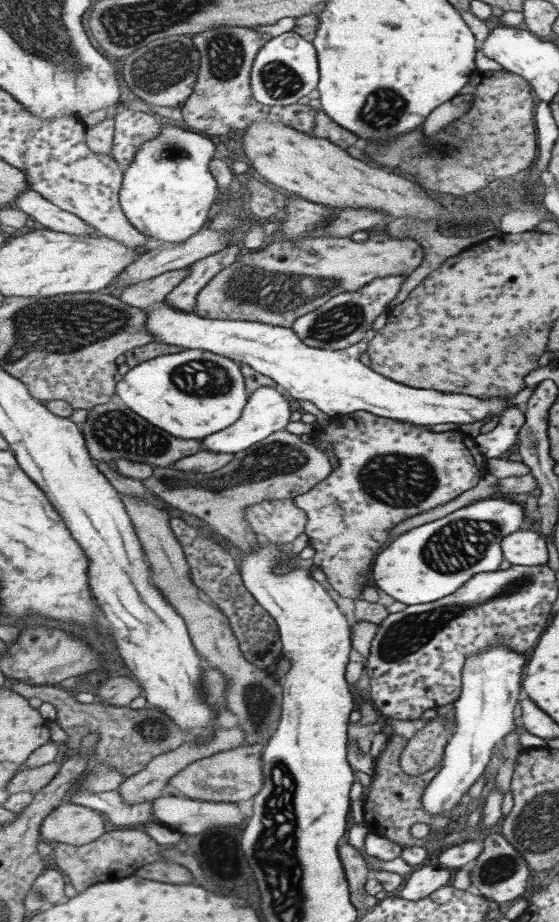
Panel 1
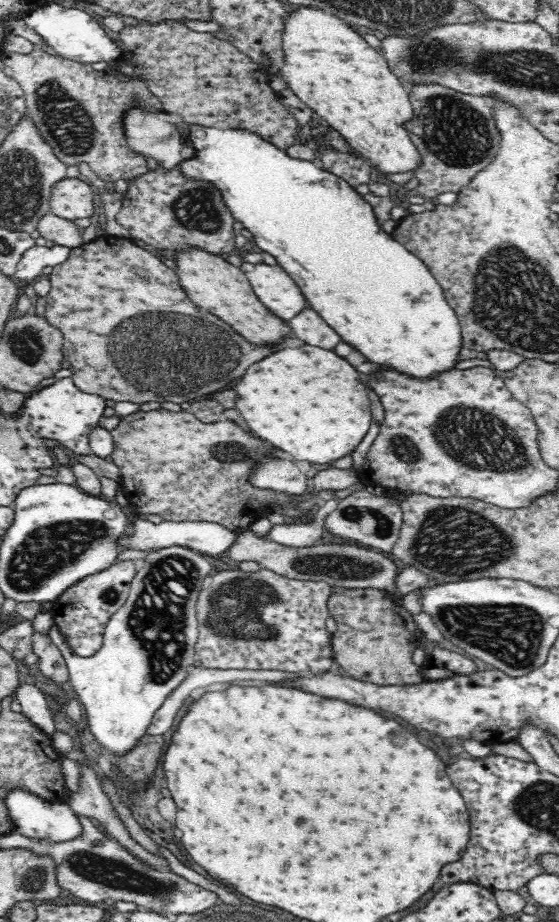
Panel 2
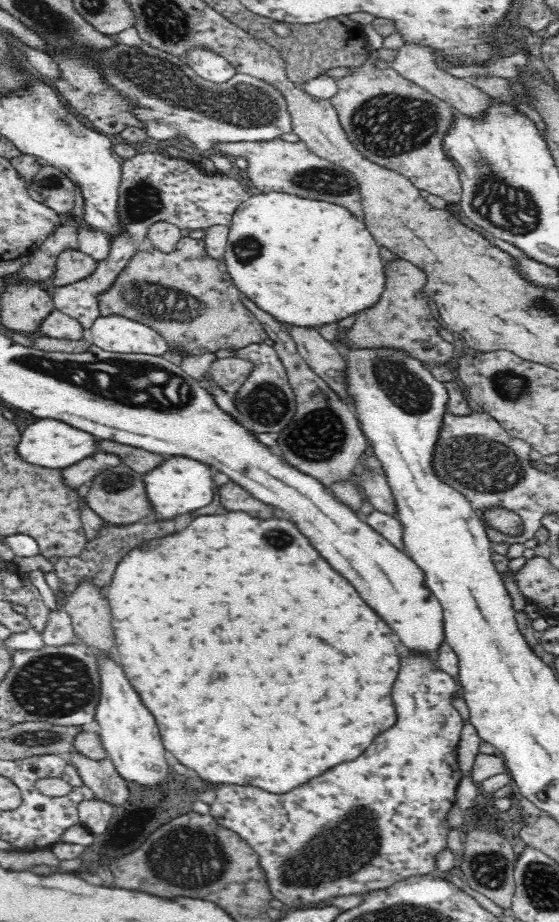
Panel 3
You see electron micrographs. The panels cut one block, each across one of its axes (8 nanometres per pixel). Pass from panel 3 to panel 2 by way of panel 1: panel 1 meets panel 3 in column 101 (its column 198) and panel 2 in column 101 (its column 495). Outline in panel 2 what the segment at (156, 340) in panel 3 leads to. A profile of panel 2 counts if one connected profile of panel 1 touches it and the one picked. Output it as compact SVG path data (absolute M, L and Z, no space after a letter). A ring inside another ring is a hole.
M72 378L52 380L44 386L44 390L40 390L36 394L32 392L32 396L26 398L24 406L16 412L20 416L18 416L18 422L14 428L26 430L28 426L38 426L38 432L44 432L42 436L46 436L46 440L62 442L66 448L74 450L76 456L94 454L90 448L90 434L98 426L98 420L104 416L104 408L106 408L104 402L106 400L102 400L100 396L80 392L76 388L76 384L72 382Z

